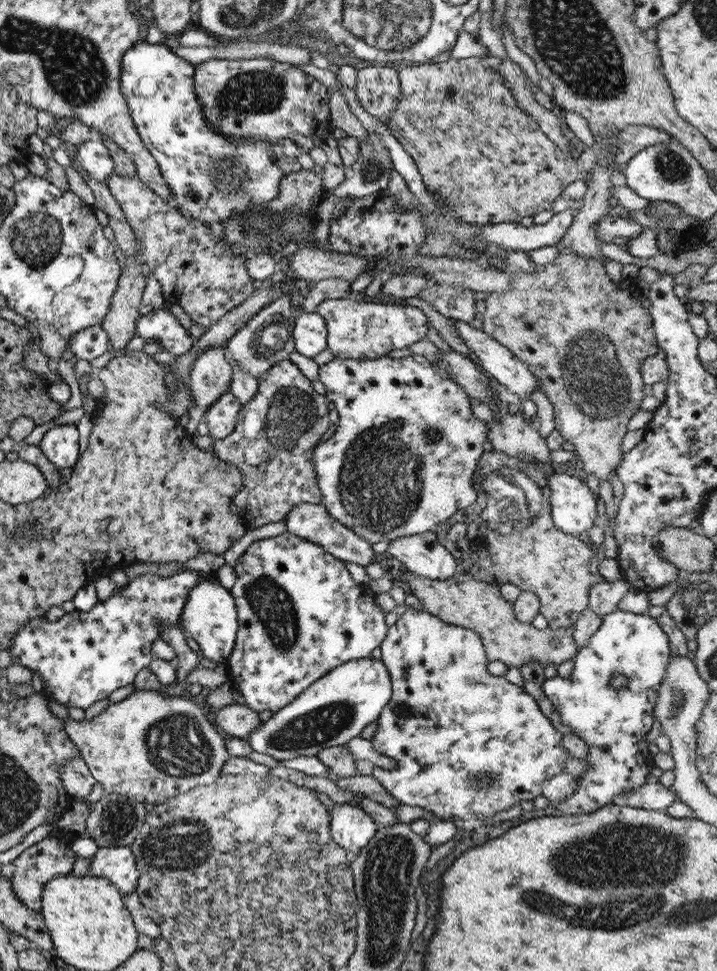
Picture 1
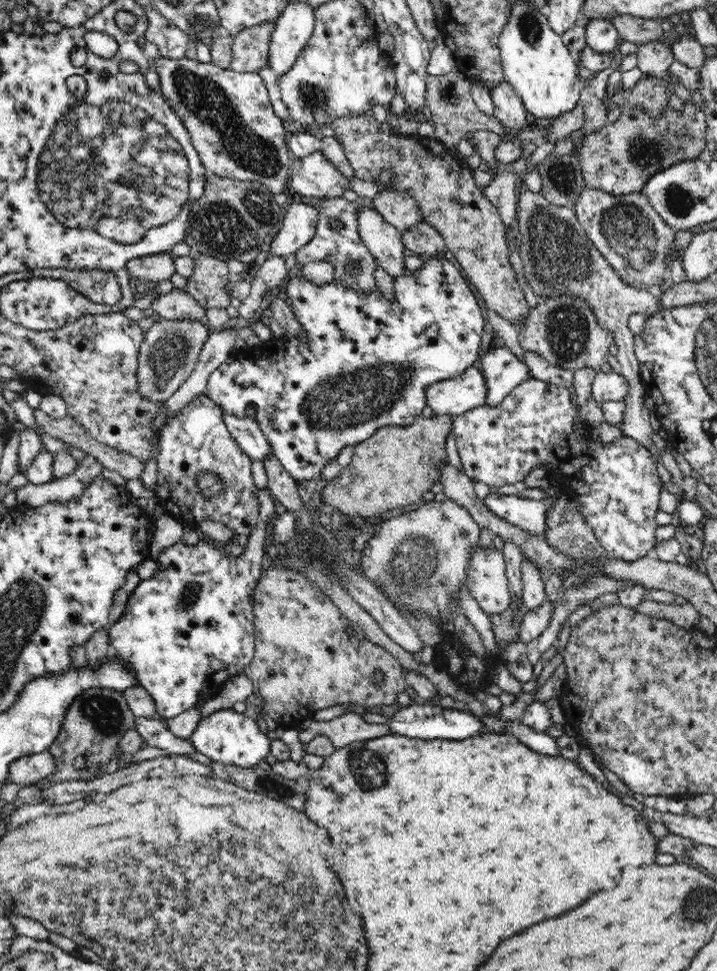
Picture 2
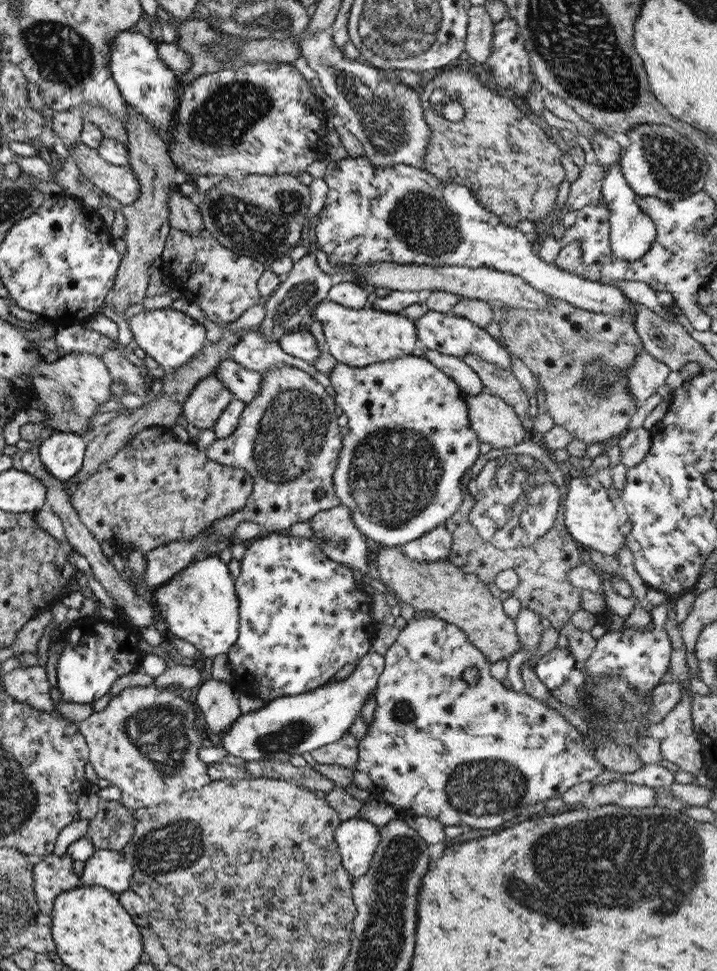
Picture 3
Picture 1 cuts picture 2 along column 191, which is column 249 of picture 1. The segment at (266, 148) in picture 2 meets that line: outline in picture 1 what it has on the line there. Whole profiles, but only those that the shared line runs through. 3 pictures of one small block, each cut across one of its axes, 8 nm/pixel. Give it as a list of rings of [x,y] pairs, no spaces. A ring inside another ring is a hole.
[[[269,56],[255,59],[209,59],[197,61],[193,70],[193,89],[195,98],[201,103],[201,111],[205,121],[221,135],[227,135],[235,141],[253,141],[263,139],[265,143],[275,146],[278,140],[289,138],[309,152],[313,146],[320,146],[321,142],[329,136],[329,100],[327,87],[317,81],[313,75],[301,71],[299,67],[289,63],[277,62]]]

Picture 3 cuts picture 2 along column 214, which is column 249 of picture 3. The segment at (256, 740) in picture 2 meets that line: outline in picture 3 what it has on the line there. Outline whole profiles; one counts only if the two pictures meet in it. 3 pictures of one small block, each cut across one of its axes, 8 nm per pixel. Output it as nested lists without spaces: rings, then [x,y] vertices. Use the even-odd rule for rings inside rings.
[[[372,651],[366,652],[357,661],[357,666],[347,678],[334,682],[330,680],[295,697],[271,700],[251,714],[239,715],[225,734],[209,736],[209,742],[247,763],[263,759],[287,761],[293,755],[310,753],[313,749],[336,742],[345,732],[350,732],[350,726],[357,720],[356,715],[369,695],[375,694],[379,675],[383,671],[384,658]]]

